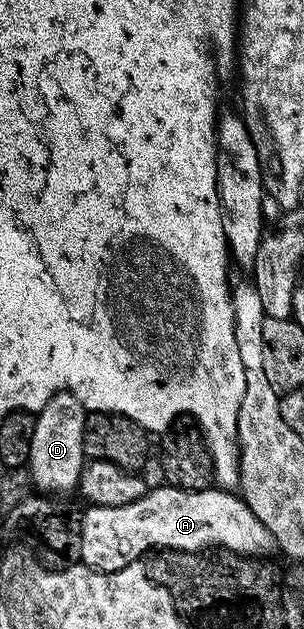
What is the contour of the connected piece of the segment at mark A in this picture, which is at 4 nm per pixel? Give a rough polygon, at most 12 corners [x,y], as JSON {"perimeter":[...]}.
{"perimeter":[[168,484],[88,505],[78,561],[108,574],[156,548],[267,556],[238,493]]}

